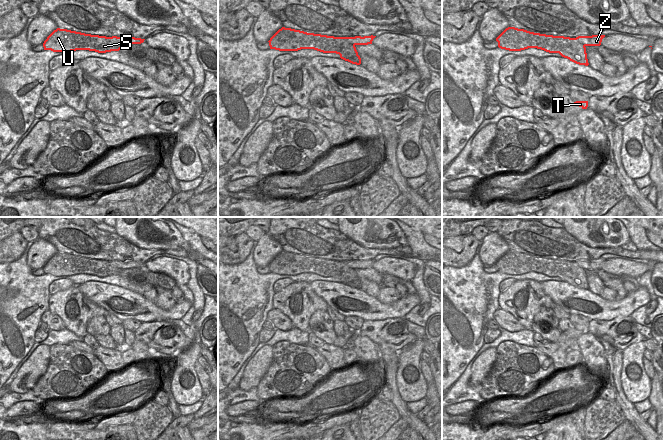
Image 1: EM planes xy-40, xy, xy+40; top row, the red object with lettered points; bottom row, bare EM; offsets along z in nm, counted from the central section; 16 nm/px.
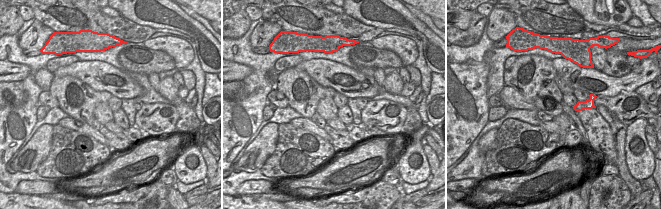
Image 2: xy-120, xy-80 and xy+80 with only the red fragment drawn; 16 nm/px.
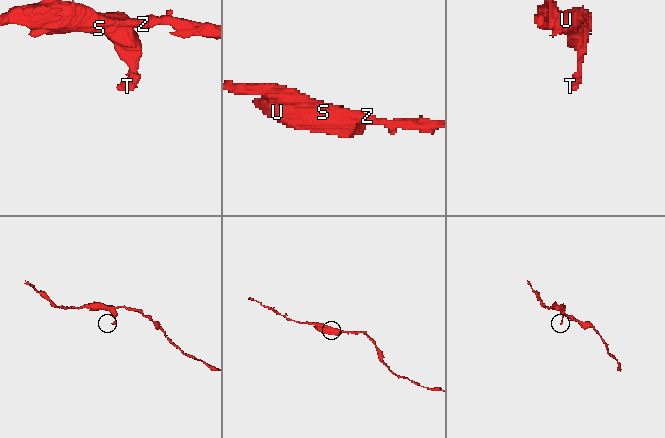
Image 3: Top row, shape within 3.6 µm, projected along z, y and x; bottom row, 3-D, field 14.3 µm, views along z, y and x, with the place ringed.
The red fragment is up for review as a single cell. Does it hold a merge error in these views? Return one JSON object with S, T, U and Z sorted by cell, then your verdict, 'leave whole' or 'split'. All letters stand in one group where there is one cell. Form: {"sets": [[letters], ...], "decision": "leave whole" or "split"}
{"sets": [["S", "T", "U"], ["Z"]], "decision": "split"}

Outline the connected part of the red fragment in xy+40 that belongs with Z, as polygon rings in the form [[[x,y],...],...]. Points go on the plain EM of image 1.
[[[605,259],[578,260],[576,263],[585,270],[600,270]]]

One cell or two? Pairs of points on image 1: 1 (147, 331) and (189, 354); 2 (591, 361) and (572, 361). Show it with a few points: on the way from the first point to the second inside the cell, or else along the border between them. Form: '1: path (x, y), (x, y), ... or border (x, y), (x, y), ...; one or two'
1: border (183, 350), (174, 352); two
2: border (580, 351), (582, 359); two

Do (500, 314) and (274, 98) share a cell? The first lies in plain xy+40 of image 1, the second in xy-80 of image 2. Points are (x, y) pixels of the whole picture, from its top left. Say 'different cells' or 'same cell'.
same cell

